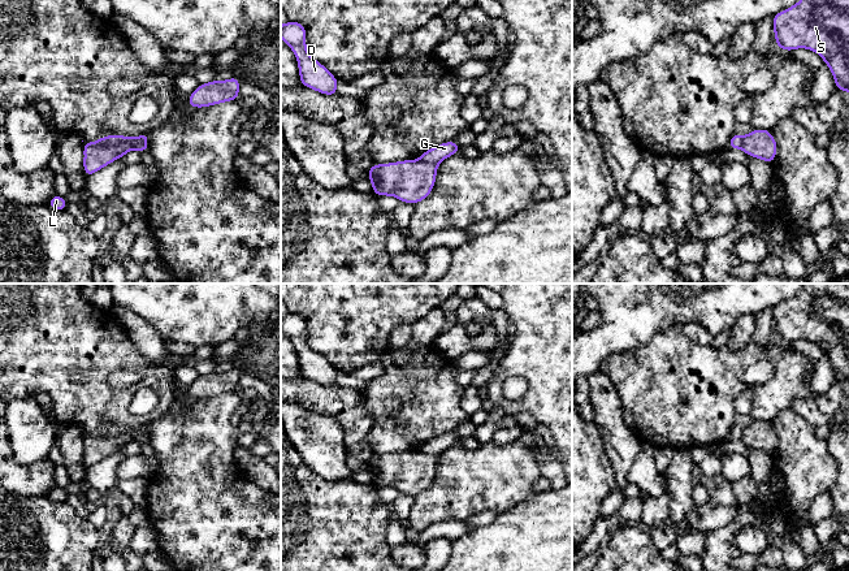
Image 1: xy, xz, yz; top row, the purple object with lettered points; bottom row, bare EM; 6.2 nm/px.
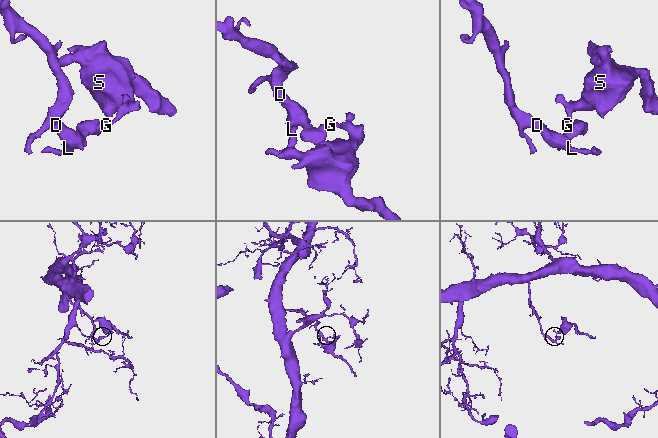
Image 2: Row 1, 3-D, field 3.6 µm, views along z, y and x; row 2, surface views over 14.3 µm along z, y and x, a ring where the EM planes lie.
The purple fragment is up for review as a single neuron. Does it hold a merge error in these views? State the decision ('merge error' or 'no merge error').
merge error

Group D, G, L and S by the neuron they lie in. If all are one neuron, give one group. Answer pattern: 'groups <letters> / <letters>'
groups D L / G S

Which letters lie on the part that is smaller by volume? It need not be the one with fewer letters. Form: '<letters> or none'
G, S

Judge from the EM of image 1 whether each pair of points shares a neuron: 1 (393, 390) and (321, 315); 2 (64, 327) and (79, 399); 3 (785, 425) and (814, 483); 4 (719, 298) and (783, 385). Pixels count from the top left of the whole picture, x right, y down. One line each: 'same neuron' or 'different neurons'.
1: different neurons
2: same neuron
3: same neuron
4: different neurons

